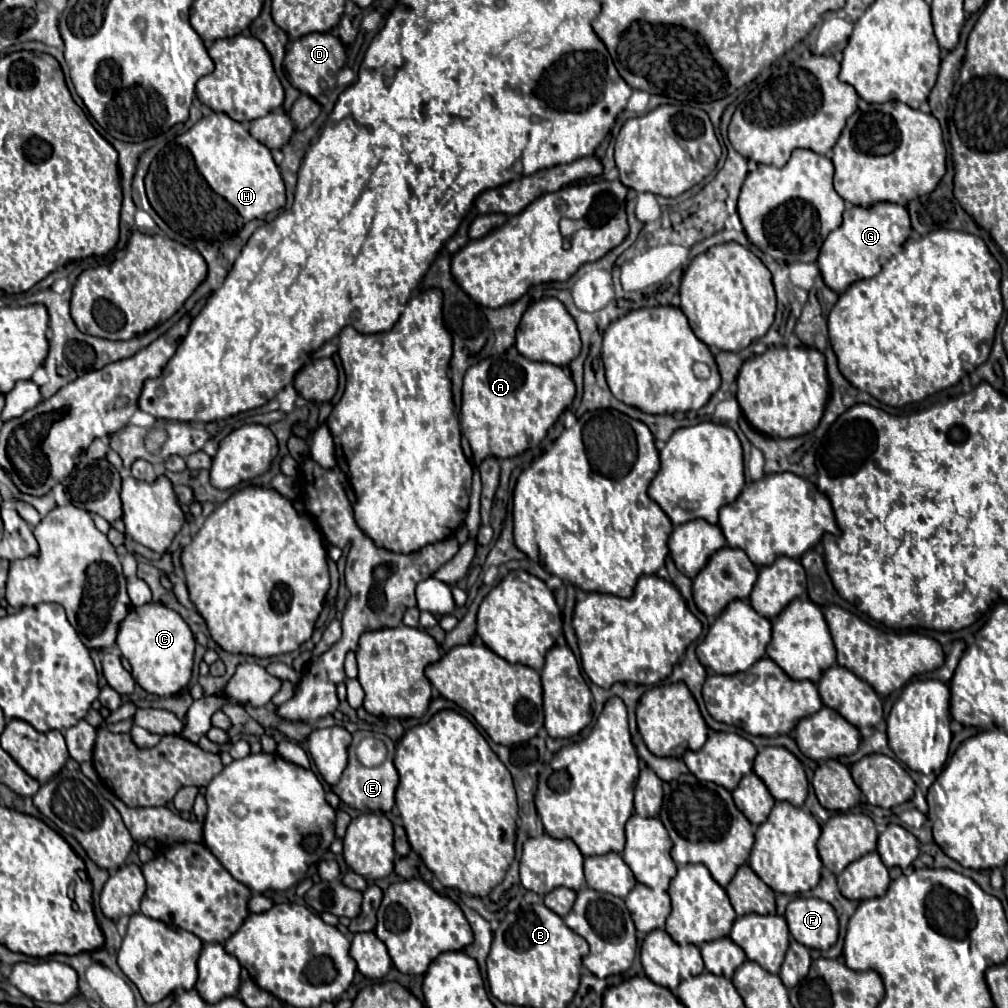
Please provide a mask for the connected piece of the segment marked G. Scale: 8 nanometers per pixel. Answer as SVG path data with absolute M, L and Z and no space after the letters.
M878 202L866 210L854 204L846 204L844 220L840 228L836 228L834 232L826 236L820 248L820 256L816 260L822 272L824 284L834 292L842 292L856 280L876 276L882 268L882 262L900 252L910 232L912 232L912 226L910 226L910 218L904 206Z

